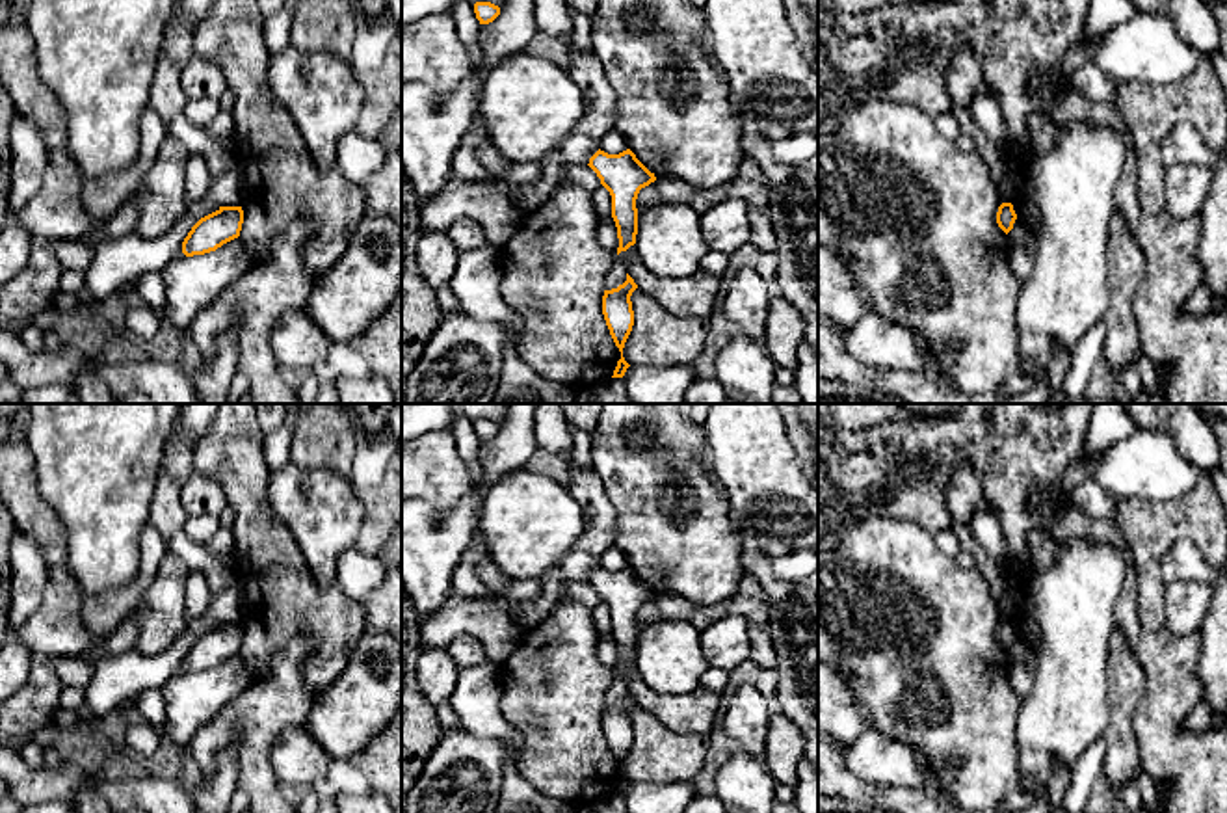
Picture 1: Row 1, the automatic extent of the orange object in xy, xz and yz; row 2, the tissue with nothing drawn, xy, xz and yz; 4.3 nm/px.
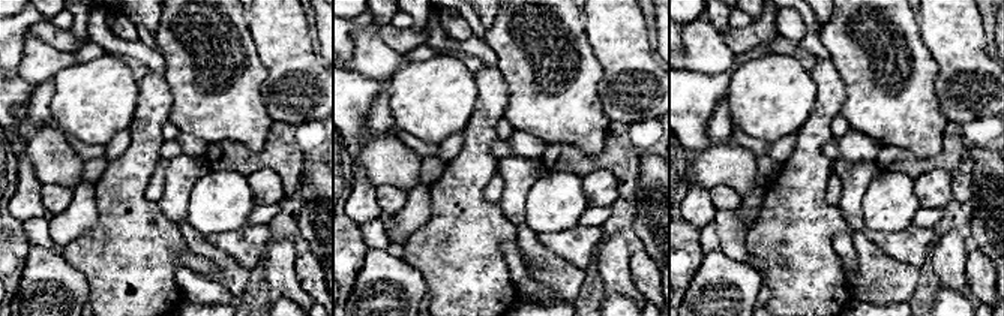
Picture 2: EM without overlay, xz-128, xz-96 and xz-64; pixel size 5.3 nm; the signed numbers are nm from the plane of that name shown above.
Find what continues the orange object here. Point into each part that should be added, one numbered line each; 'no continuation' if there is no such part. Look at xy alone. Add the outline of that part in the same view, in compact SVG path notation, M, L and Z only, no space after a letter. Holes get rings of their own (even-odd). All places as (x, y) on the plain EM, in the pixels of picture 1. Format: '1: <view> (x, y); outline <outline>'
no continuation

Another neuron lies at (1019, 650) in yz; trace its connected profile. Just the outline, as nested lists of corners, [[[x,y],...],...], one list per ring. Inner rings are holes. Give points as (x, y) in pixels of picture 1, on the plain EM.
[[[1011,620],[1017,631],[1013,646],[1008,649],[1009,660],[1022,660],[1024,657],[1032,655],[1032,647],[1026,644],[1024,636],[1021,634],[1021,627],[1024,620]]]

